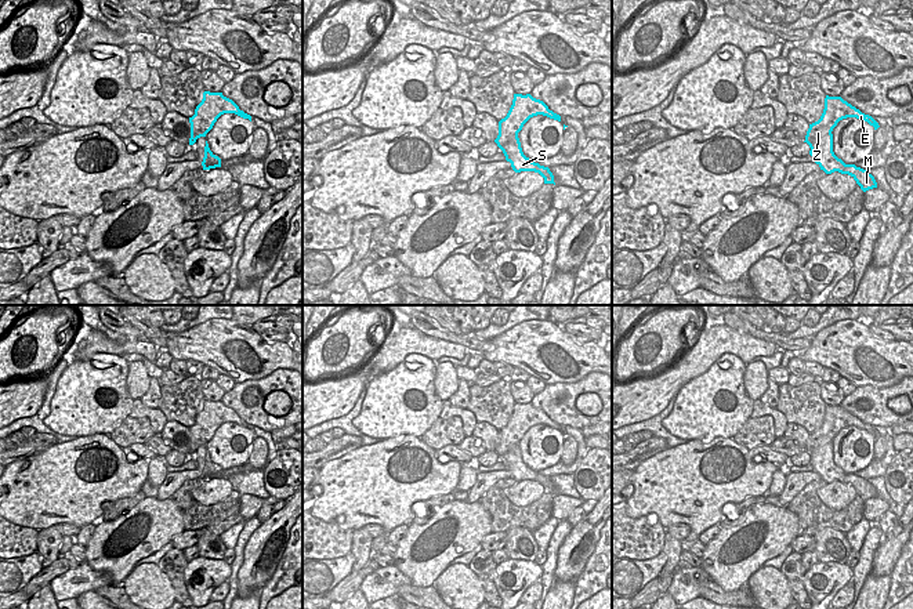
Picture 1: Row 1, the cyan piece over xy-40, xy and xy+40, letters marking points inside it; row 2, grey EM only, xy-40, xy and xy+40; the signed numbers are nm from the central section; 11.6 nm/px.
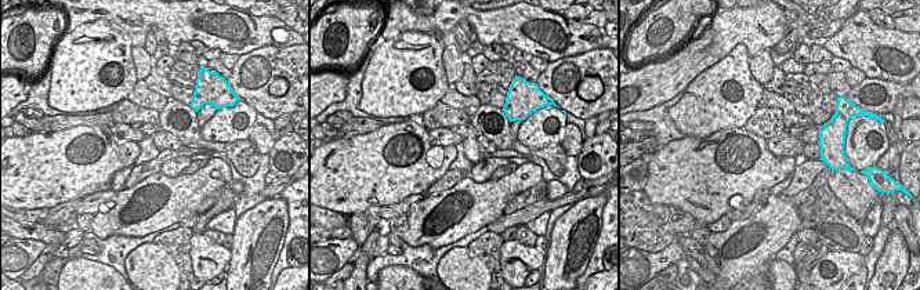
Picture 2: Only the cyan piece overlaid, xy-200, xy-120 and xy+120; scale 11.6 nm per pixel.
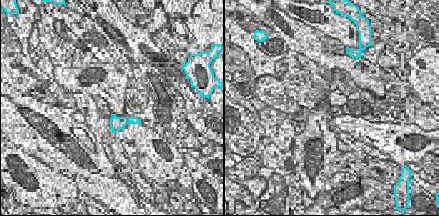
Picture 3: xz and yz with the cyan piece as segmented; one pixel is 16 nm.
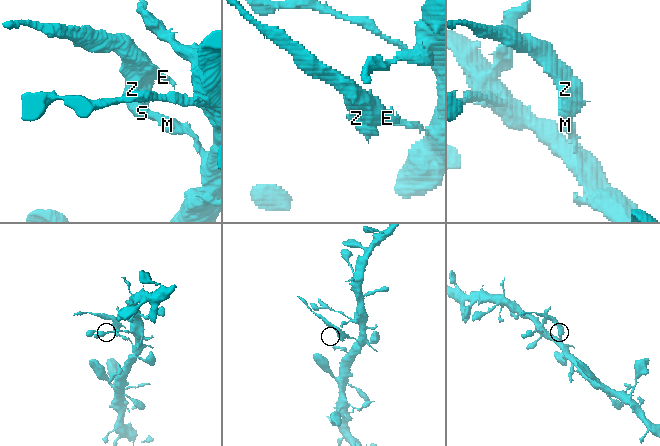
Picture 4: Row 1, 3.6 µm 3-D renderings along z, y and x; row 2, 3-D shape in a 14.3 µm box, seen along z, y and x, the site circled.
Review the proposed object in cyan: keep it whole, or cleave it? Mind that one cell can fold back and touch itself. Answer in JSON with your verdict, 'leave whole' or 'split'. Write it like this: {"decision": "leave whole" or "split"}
{"decision": "split"}

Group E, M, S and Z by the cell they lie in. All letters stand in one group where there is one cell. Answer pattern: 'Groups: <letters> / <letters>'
Groups: E S Z / M

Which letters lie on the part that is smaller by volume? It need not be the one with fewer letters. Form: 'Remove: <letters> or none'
Remove: E, S, Z

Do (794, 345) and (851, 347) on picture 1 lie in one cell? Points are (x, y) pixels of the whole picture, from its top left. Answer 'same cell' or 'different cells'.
different cells

